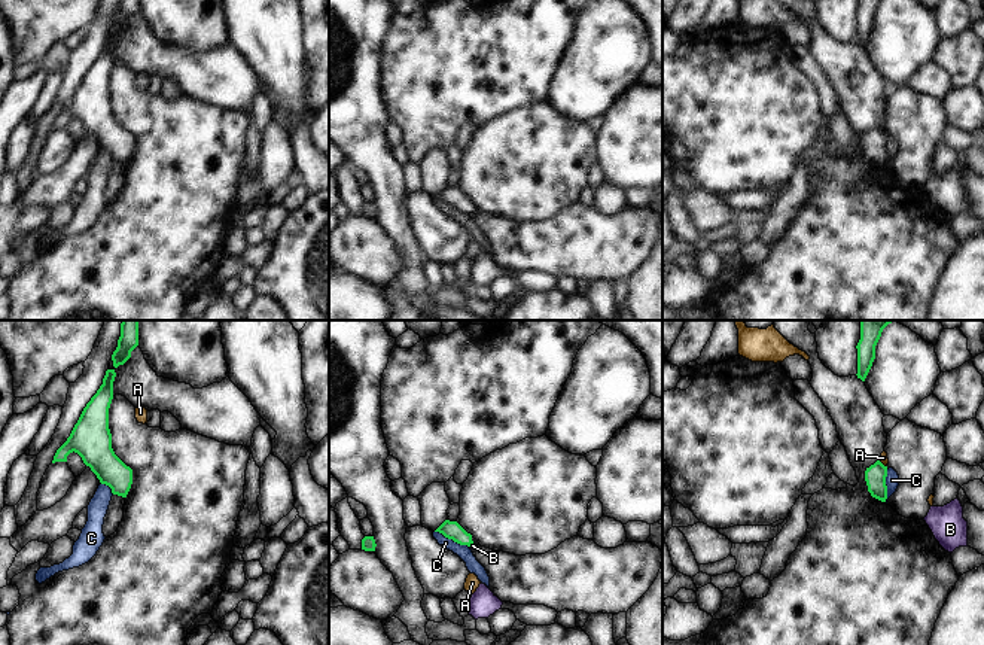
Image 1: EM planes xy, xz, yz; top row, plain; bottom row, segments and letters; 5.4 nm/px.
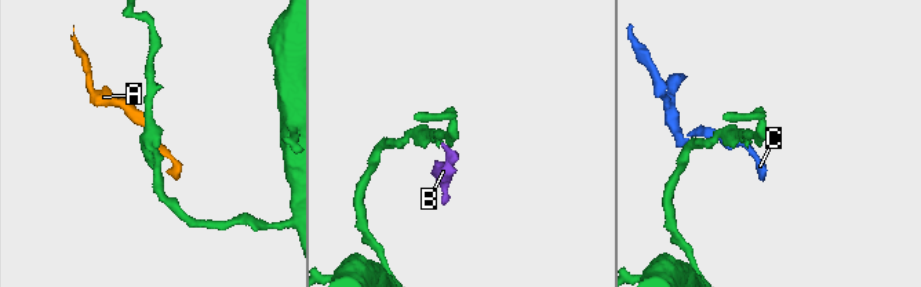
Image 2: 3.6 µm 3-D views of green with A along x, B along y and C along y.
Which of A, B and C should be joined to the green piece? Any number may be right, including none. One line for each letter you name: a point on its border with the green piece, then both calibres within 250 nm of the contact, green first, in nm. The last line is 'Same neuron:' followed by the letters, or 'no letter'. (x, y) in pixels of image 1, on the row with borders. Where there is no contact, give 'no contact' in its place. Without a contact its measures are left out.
B: xz (471, 544) | 100/20 nm
Same neuron: B

